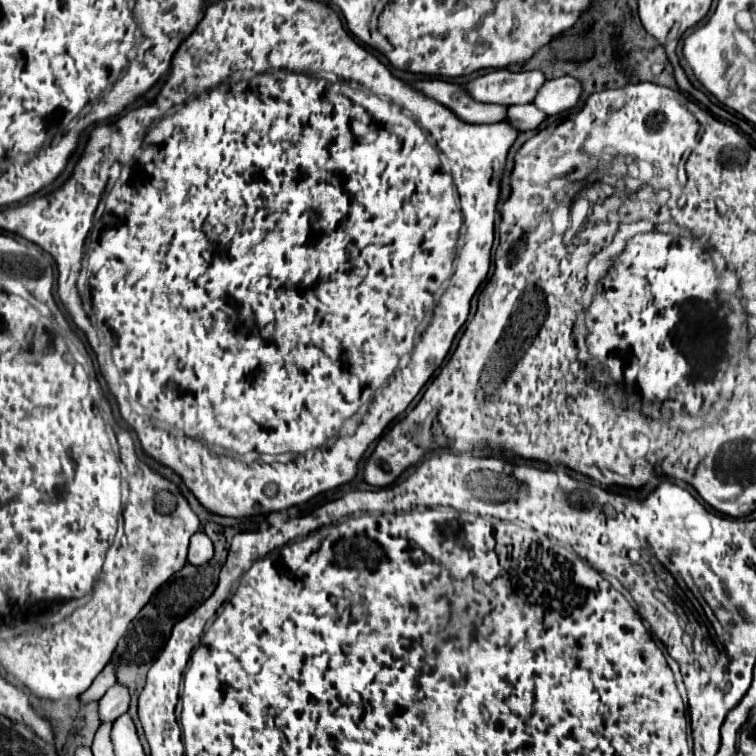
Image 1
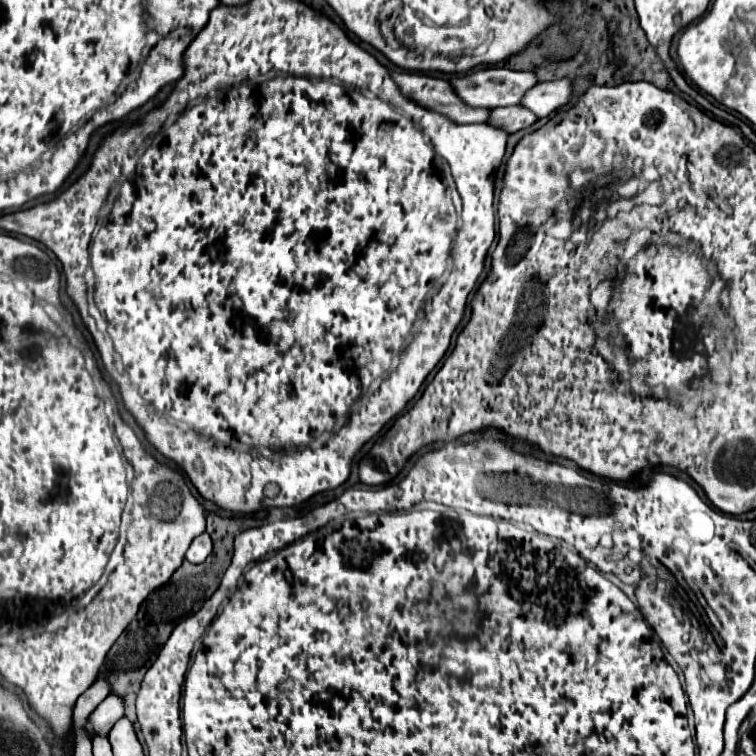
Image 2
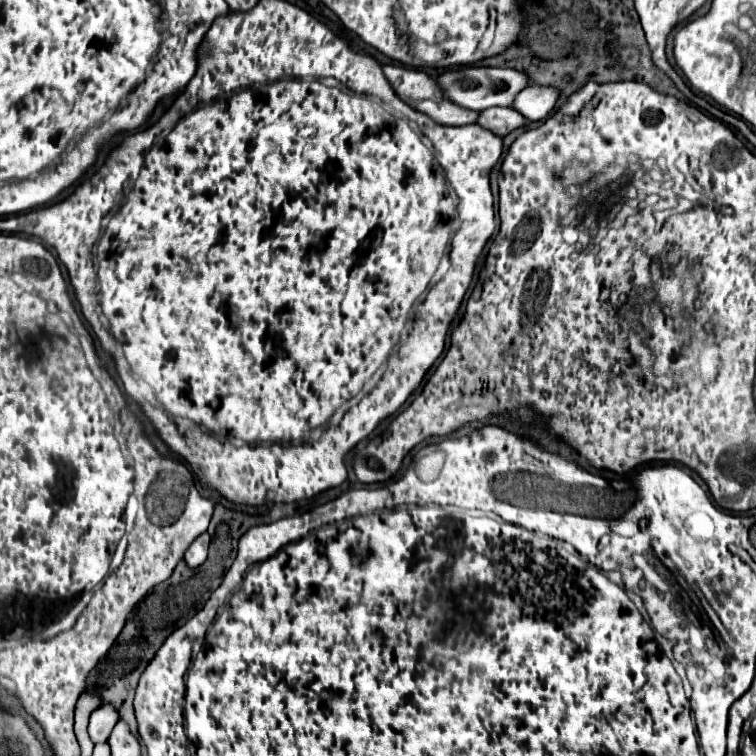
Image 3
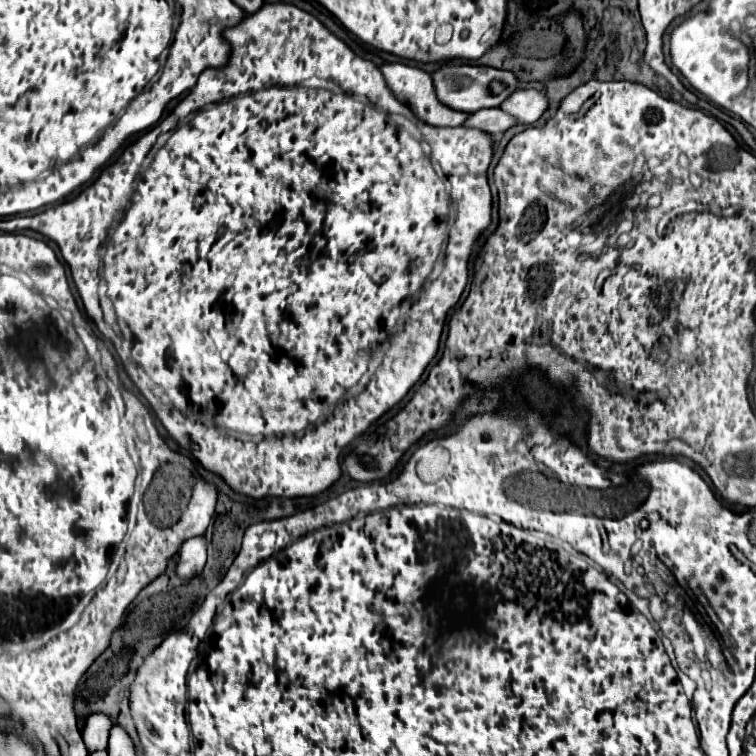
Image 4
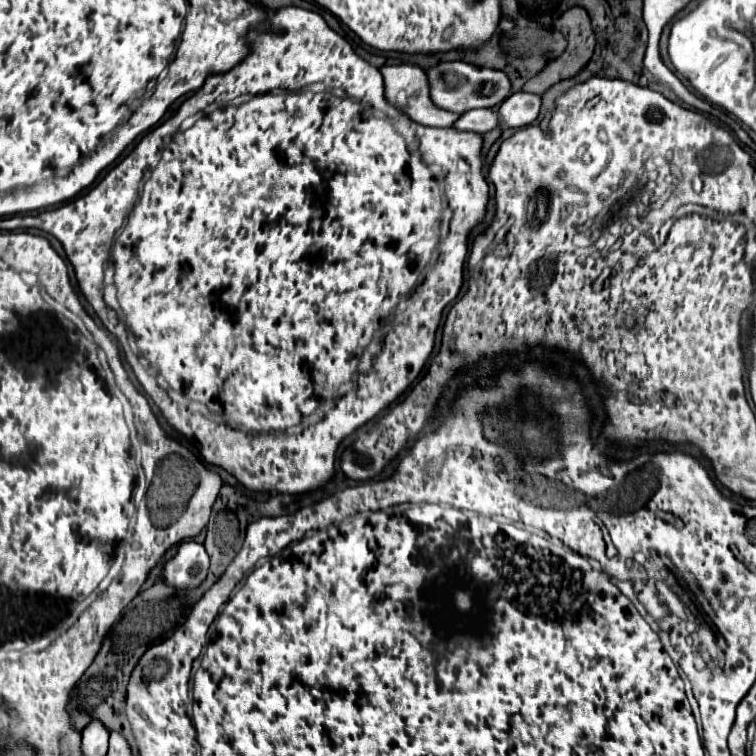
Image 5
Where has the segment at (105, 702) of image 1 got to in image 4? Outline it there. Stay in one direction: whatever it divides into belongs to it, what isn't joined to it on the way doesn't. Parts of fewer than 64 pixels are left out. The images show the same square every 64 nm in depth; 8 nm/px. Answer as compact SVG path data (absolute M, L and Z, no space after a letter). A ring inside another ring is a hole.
M90 714L90 718L86 720L86 726L84 726L84 732L82 732L88 752L104 750L108 746L108 734L110 734L112 726L114 726L114 722L110 722L110 718L106 718L106 714Z

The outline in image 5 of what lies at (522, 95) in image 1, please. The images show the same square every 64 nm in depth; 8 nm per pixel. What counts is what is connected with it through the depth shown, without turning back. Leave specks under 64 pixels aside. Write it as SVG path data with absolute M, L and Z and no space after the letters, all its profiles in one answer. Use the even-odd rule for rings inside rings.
M442 62L428 70L428 80L432 88L432 100L438 102L440 108L452 110L456 114L464 114L474 108L492 108L504 102L510 94L510 80L502 70L490 70L472 66L468 62Z

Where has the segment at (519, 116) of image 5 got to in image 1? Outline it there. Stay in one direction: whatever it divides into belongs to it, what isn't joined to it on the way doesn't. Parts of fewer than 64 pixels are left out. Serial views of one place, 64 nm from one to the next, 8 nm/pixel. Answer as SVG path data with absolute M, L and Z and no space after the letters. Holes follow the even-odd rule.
M564 76L564 78L548 80L538 92L534 104L540 110L544 110L548 116L554 116L576 108L580 96L582 96L582 84L572 76Z

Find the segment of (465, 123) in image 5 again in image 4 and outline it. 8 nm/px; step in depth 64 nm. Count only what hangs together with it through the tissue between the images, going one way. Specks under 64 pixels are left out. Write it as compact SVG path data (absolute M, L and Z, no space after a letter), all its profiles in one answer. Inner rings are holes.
M486 108L486 110L478 110L478 112L470 114L470 118L466 120L464 126L472 126L472 128L492 134L494 138L500 138L514 124L516 124L514 116L502 112L500 108Z

